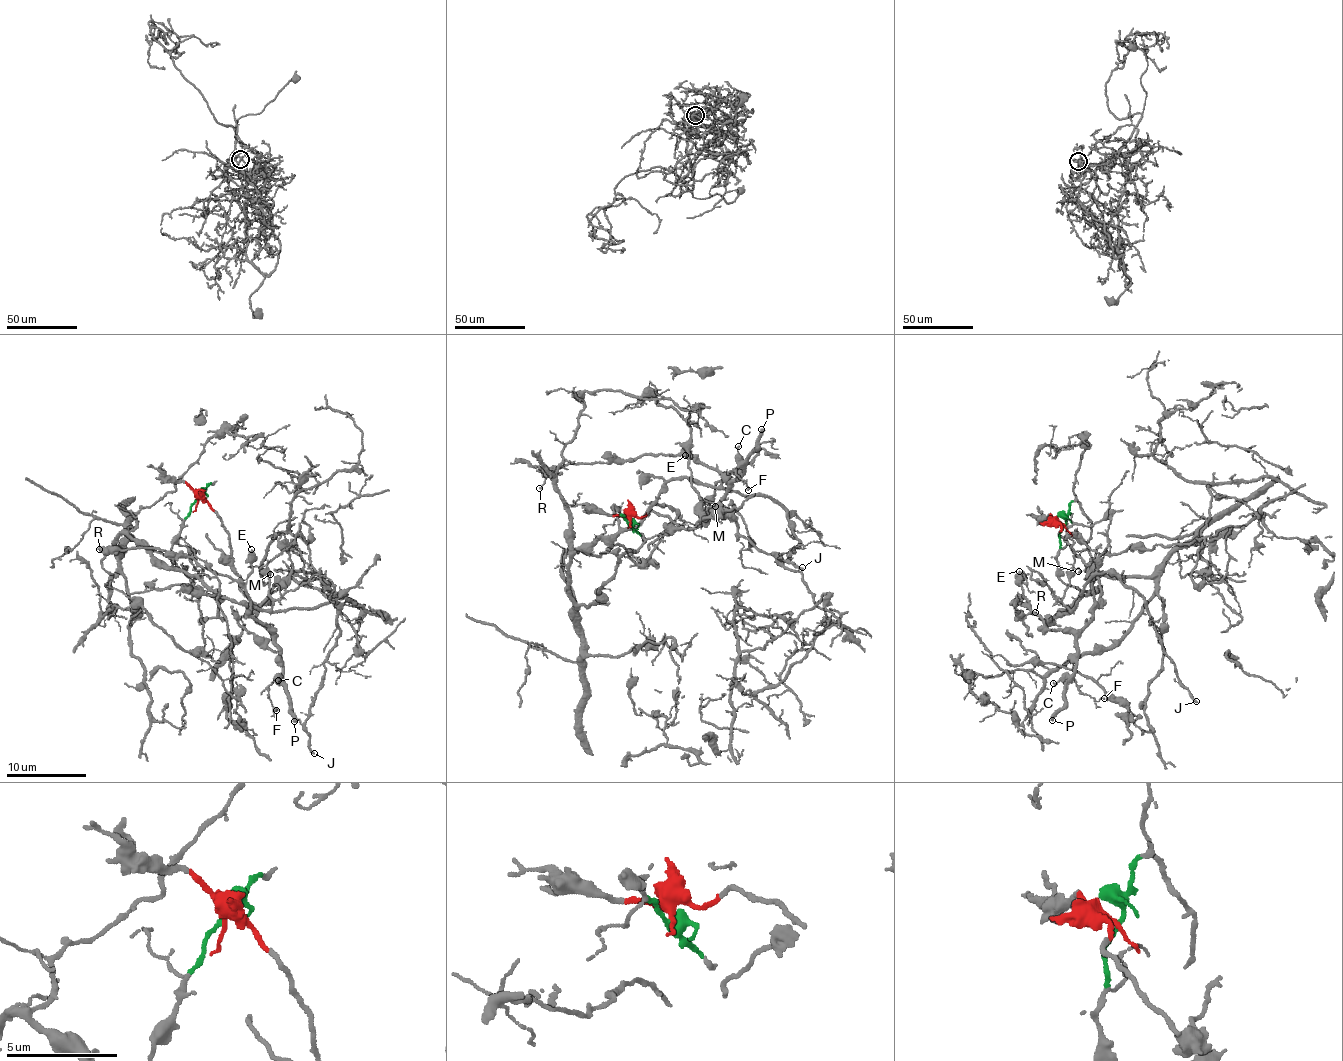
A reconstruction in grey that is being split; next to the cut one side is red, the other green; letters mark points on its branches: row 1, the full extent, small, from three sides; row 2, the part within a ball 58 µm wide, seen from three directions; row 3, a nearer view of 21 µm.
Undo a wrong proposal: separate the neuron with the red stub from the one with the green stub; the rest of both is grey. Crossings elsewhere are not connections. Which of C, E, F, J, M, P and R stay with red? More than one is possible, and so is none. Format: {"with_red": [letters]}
{"with_red": ["C", "E", "F", "P", "R"]}

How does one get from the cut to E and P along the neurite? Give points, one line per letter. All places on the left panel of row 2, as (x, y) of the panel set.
E: (197, 500), (218, 518), (240, 591), (272, 634), (252, 617), (246, 590), (252, 549)
P: (197, 500), (218, 518), (240, 591), (257, 613), (257, 622), (276, 642), (295, 722)

